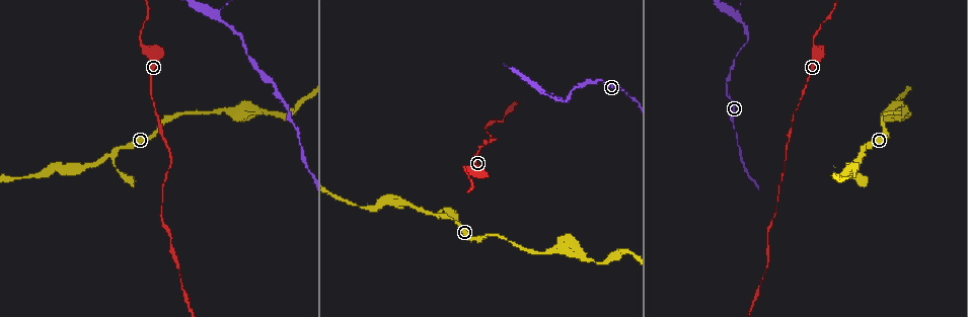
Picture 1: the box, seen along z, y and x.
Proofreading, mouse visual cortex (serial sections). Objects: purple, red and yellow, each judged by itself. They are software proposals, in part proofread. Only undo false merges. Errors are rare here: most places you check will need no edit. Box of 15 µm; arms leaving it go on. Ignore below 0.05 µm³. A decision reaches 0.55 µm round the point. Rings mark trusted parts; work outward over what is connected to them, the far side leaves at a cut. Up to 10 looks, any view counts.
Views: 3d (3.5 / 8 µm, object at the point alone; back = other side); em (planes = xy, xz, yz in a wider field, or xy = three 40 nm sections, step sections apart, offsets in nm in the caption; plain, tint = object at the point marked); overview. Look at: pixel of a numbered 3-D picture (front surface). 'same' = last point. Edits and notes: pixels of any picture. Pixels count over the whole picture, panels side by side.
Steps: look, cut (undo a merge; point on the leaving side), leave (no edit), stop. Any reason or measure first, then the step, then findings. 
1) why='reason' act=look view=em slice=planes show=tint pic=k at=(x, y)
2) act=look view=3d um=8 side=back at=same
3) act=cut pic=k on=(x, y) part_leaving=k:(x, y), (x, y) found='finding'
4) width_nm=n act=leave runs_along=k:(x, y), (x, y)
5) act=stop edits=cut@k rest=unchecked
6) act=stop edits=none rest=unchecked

why='sudden change in width' act=look view=3d um=3.5 pic=1 at=(466, 167)

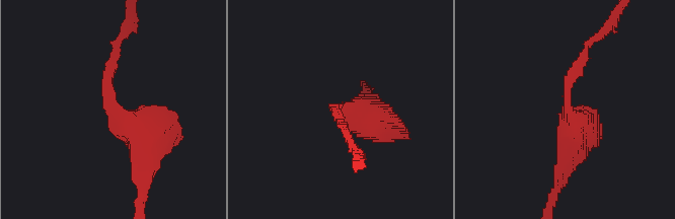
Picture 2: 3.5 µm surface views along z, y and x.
arm_widths_nm=150,500 why='need the tissue' act=look view=em slice=xy step=5 show=tint pic=2 at=(567, 91)

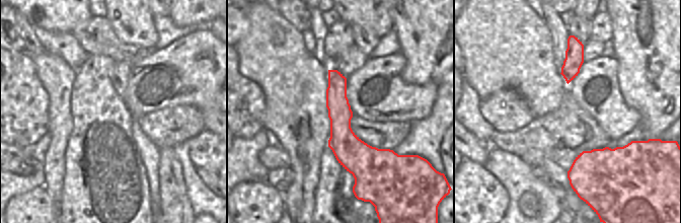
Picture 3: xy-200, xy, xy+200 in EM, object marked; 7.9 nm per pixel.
act=leave runs_along=2:(573, 144), (570, 76), (598, 35) found='one cell here'

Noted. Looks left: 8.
why='branch point' act=look view=3d um=3.5 pic=1 at=(738, 17)

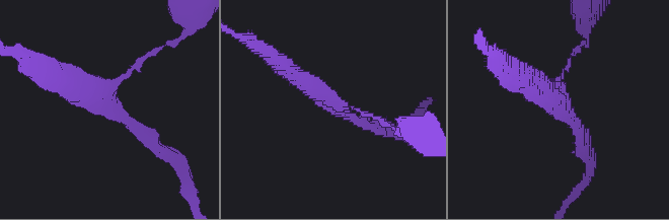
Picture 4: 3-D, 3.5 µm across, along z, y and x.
act=look view=em slice=xy step=3 show=tint pic=4 at=(563, 108)

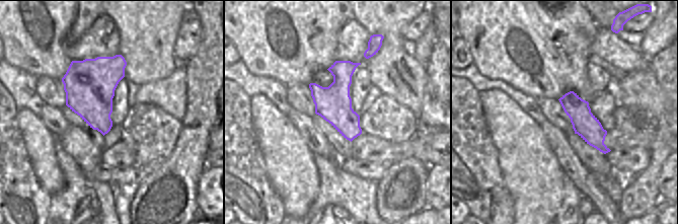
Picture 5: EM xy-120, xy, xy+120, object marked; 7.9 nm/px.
width_nm=280 act=leave runs_along=4:(160, 151), (85, 85), (61, 82) found='all the same cell'

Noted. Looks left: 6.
why='a fork' act=look view=3d um=3.5 pic=1 at=(113, 155)

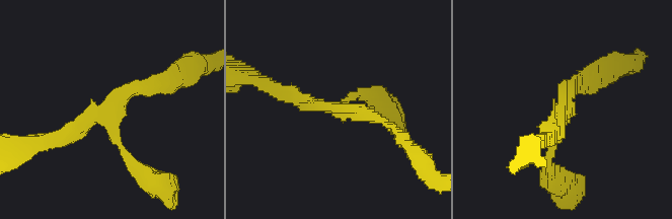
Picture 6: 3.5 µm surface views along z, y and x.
arms=3 arm_widths_nm=150,200,250 why='now the EM' act=look view=em slice=xy step=1 show=tint pic=6 at=(112, 113)

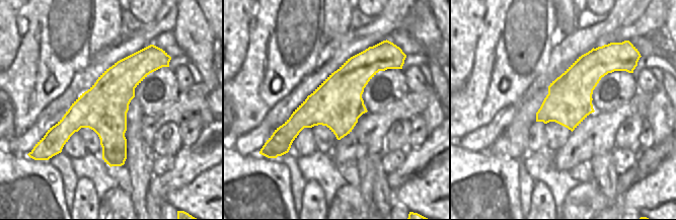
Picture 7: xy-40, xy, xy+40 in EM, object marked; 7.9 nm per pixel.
act=leave runs_along=6:(166, 82), (54, 138) found='one cell here'

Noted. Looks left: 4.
why='abrupt turn' act=look view=3d um=3.5 pic=1 at=(238, 109)

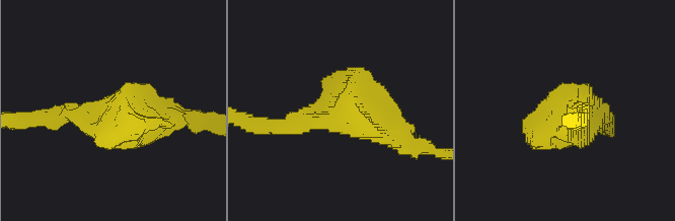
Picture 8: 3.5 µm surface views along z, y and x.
why='need the tissue' act=look view=em slice=xy step=1 show=tint pic=8 at=(338, 116)

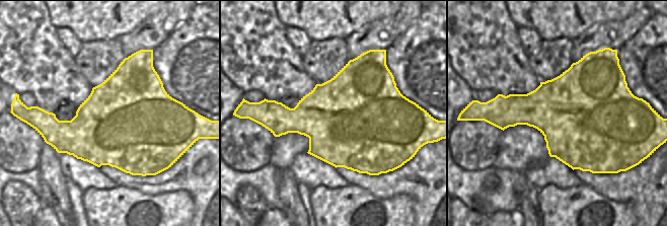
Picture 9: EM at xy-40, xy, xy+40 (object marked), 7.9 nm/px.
width_nm=800 act=leave runs_along=8:(292, 123), (355, 107), (407, 144) found='all the same cell'

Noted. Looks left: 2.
act=stop edits=none rest=unchecked

